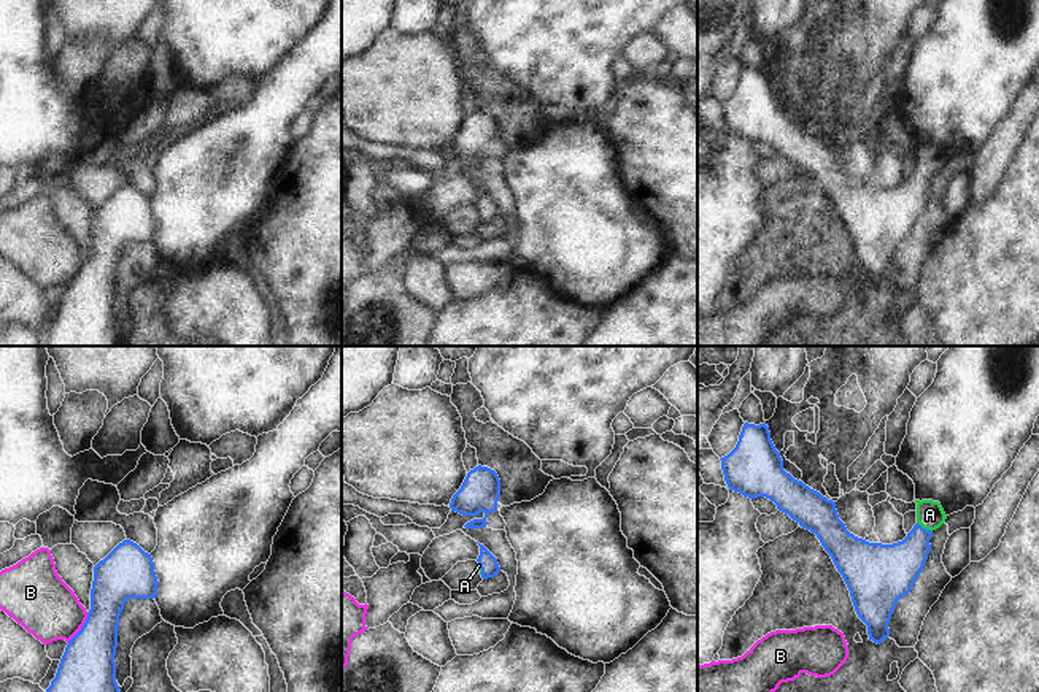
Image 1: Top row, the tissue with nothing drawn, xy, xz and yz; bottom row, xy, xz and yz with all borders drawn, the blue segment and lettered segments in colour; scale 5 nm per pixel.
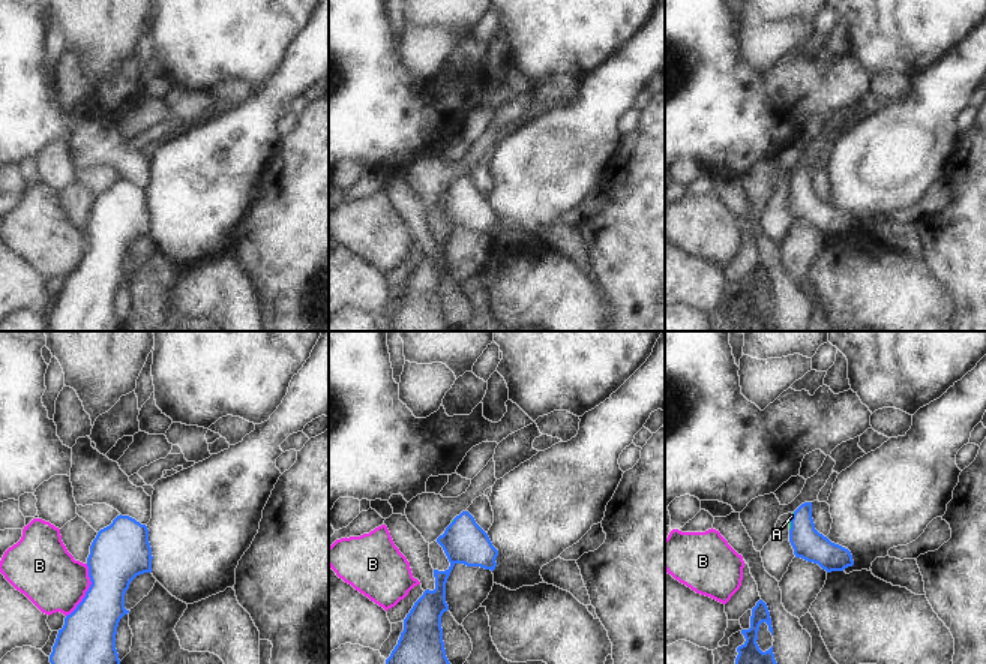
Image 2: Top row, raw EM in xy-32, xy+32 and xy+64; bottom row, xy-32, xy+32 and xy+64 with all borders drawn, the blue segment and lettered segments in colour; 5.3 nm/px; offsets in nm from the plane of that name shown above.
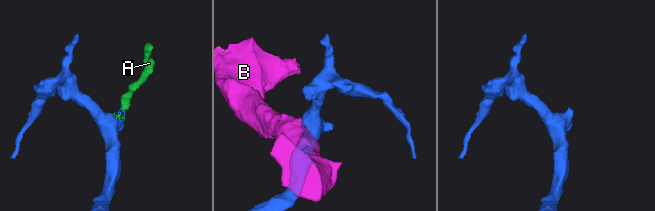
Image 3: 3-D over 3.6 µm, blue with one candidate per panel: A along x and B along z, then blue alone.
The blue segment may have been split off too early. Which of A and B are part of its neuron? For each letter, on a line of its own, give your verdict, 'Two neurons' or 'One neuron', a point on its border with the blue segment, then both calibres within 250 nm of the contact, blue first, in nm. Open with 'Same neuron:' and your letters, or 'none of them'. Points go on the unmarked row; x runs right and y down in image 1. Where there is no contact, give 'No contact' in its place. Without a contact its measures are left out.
Same neuron: A
A: One neuron. Touches blue at yz (925, 173). Thickness 240 nm (blue) against 140 nm
B: Two neurons. Touches blue at xy (81, 272). Thickness 300 nm (blue) against 300 nm

